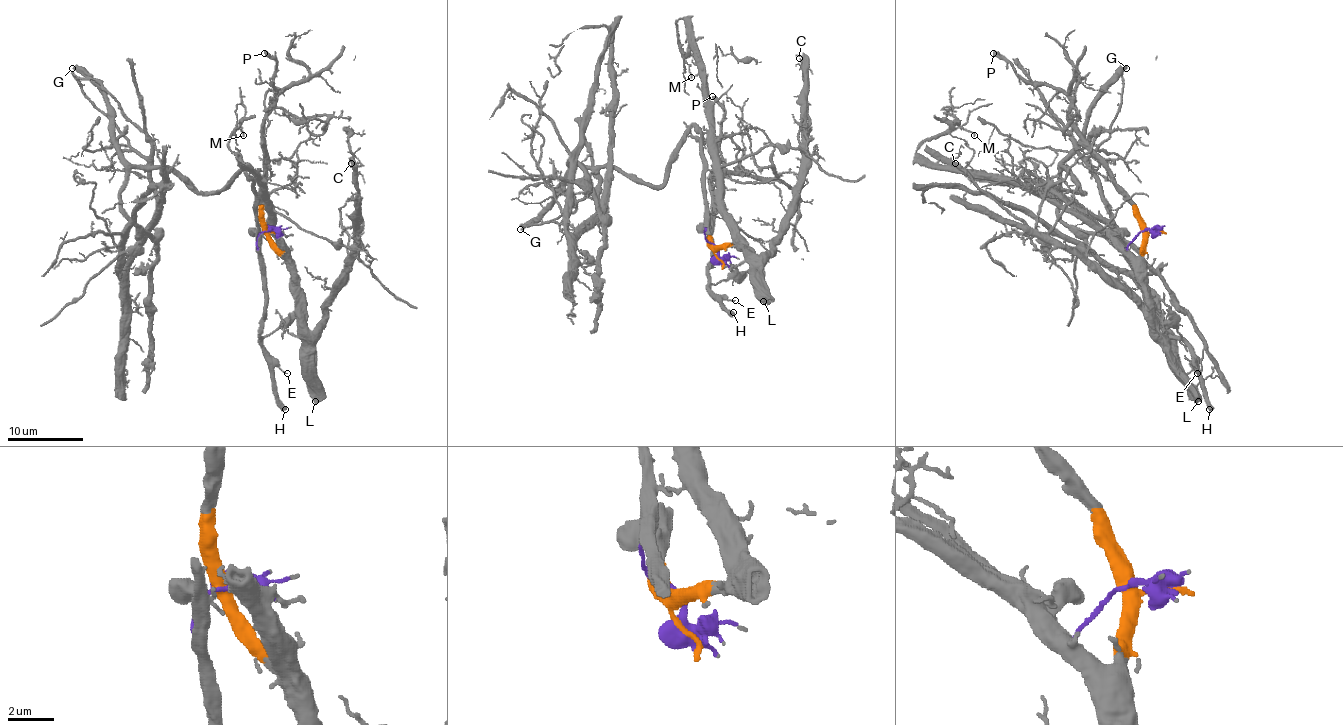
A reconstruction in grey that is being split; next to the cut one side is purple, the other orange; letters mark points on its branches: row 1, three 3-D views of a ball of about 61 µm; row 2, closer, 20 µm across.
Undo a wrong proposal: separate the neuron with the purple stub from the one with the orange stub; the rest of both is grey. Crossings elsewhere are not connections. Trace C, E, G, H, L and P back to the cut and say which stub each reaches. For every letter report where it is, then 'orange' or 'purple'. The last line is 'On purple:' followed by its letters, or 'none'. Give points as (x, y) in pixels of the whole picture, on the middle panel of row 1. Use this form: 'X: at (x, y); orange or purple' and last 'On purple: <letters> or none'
C: at (799, 58); orange
E: at (735, 300); purple
G: at (520, 229); purple
H: at (733, 312); purple
L: at (763, 301); orange
P: at (712, 96); orange
On purple: E, G, H

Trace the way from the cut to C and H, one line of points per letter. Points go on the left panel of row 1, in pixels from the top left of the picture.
C: (267, 230), (289, 270), (297, 317), (312, 330), (325, 317), (354, 245), (359, 215), (352, 164)
H: (267, 230), (257, 238), (265, 307), (259, 343), (265, 349), (276, 396), (286, 410)

